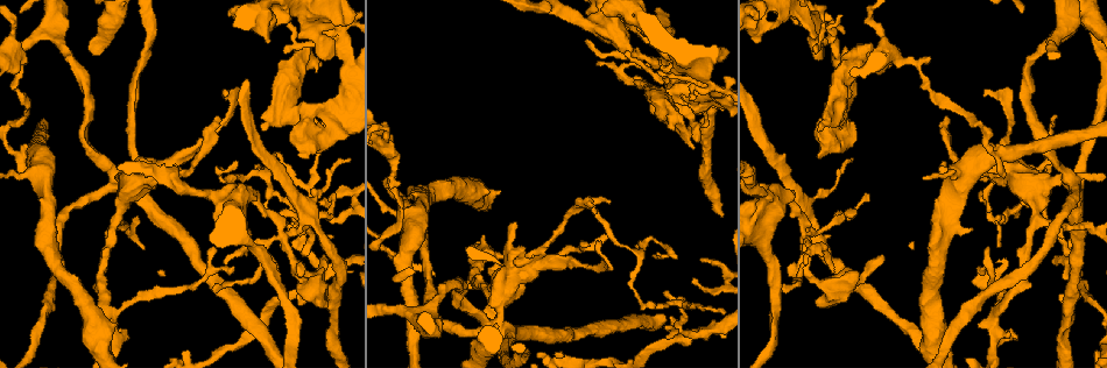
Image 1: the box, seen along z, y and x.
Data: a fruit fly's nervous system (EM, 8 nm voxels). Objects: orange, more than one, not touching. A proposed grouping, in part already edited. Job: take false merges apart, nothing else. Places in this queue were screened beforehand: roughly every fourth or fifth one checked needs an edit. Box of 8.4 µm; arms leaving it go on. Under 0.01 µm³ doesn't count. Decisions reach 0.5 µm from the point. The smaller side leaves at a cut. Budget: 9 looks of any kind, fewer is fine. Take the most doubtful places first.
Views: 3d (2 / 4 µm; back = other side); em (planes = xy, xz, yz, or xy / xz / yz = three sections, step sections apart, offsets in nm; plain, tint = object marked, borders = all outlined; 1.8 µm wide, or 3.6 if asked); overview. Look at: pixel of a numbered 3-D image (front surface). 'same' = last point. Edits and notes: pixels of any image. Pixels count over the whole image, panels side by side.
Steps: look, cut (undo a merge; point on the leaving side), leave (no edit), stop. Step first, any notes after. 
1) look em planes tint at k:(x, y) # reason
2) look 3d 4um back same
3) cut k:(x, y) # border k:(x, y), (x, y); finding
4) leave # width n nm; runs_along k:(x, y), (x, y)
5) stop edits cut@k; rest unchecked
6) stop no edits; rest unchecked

look 3d 4um at 1:(1069, 178) # four or more arms meet

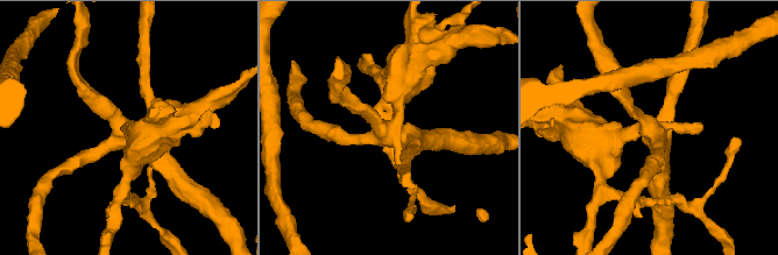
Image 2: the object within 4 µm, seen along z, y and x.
look em yz step 16 tint at 2:(389, 130) # need the tissue

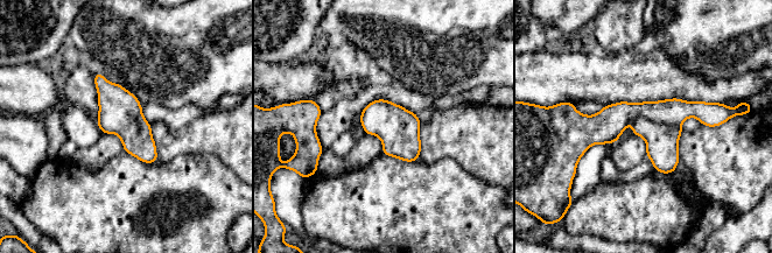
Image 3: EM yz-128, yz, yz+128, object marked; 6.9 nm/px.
look em planes tint same # another direction

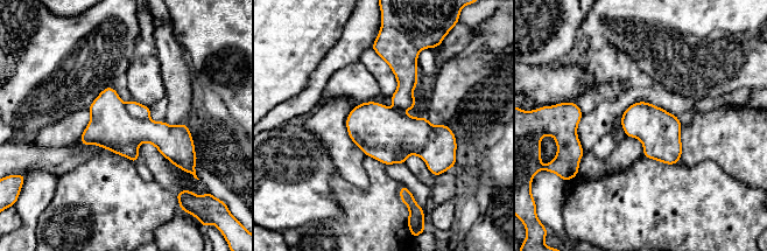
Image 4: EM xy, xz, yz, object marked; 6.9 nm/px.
leave # width 300 nm; all the same neuron

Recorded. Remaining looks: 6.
look em xy step 16 tint at 1:(832, 29) # sharp bend

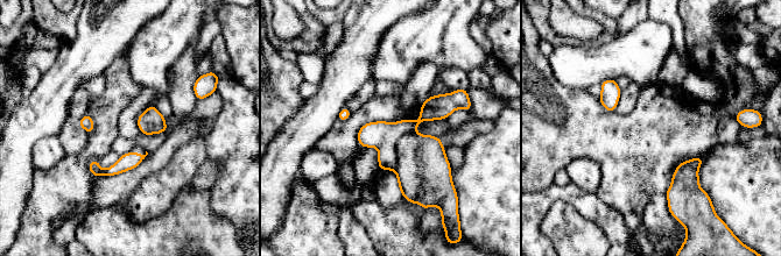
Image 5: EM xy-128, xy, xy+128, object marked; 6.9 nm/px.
cut 5:(382, 135) # a second neuron is stuck on

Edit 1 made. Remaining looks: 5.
look overview # redraw

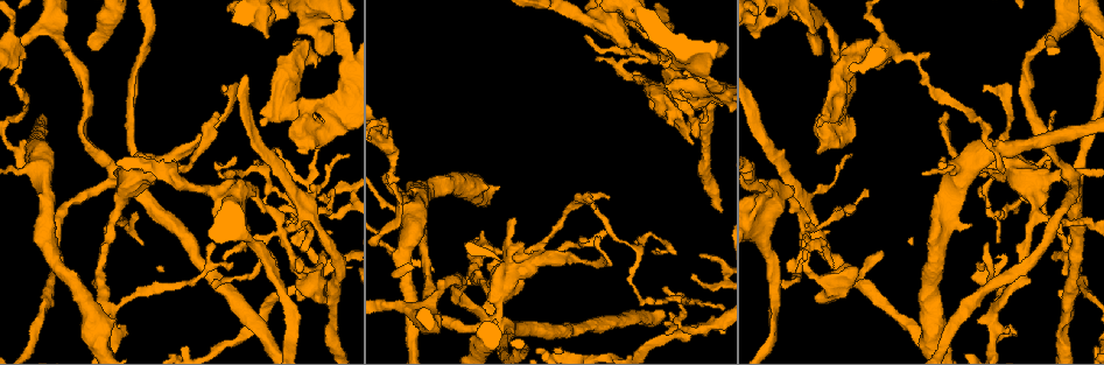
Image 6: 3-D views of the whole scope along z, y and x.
look em planes tint at 6:(281, 228) # thick turns thin

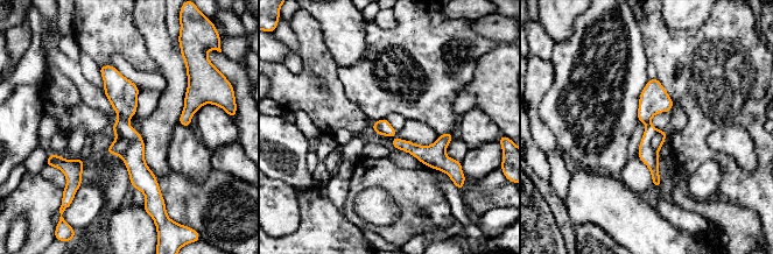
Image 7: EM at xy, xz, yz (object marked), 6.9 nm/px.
cut 7:(119, 146) # width 110 nm; part_leaving 7:(394, 143), (450, 163); two neurons meet here

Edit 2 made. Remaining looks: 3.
look overview

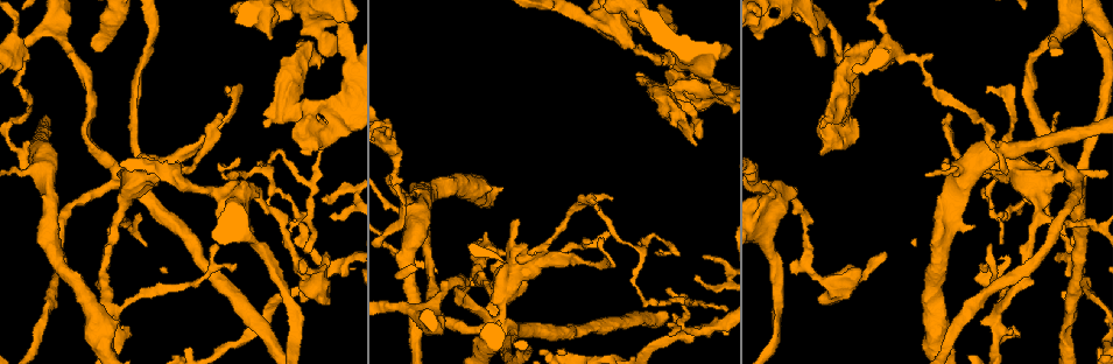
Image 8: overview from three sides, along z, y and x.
look em planes tint at 8:(296, 106) # abrupt turn

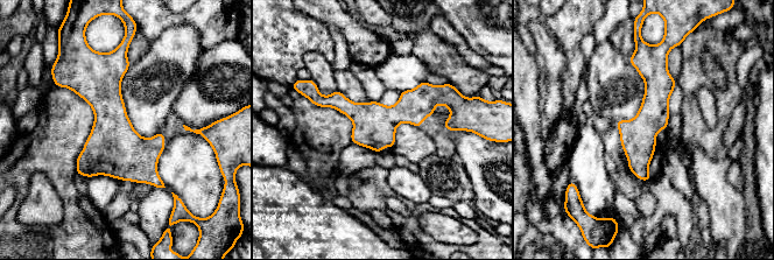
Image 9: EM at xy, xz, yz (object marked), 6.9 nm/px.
leave # one neuron here

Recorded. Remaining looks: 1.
stop edits cut@5, cut@7; rest unchecked

